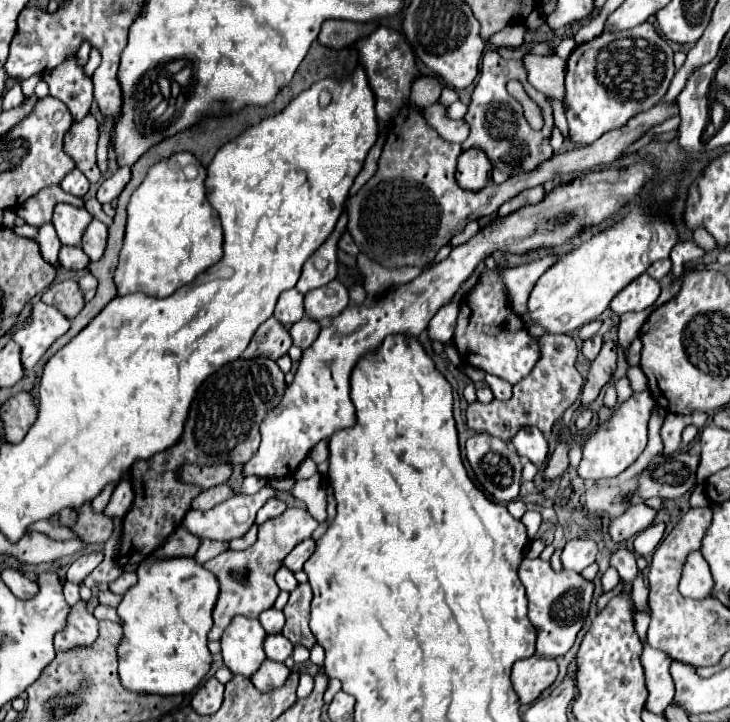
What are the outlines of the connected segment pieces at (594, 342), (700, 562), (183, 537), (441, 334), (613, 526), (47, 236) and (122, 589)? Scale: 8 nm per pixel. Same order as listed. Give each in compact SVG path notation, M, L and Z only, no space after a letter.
M594 335L594 337L586 339L586 341L584 341L584 345L582 345L582 353L586 355L586 359L594 361L594 359L598 357L600 349L602 349L602 343L604 343L604 339L602 339L600 335Z
M700 551L690 553L680 579L680 593L690 599L706 599L712 597L712 591L714 579L706 559L702 557Z
M182 525L172 533L172 537L166 541L166 545L162 545L162 549L158 549L158 557L192 557L200 547L200 537L192 535L188 529L184 529Z
M450 301L448 305L444 305L428 323L430 337L442 343L448 343L454 335L458 315L460 315L460 301Z
M636 503L632 507L628 507L620 517L616 517L612 523L610 523L610 537L616 541L616 543L622 543L634 535L638 535L640 531L648 529L652 523L654 523L654 517L656 517L656 509L648 507L646 503Z
M46 223L40 227L38 235L36 235L36 243L40 245L40 253L42 257L52 263L58 265L58 249L60 249L60 239L56 235L56 229L52 223Z
M124 571L116 581L110 583L110 591L116 593L116 595L124 595L132 585L136 585L138 577L134 571Z

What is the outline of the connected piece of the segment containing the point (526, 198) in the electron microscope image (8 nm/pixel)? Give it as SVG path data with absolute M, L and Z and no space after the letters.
M538 185L538 187L532 187L532 189L524 189L522 193L518 193L516 197L508 199L500 209L498 209L498 215L506 215L522 205L528 205L528 203L538 203L540 199L544 197L544 185Z

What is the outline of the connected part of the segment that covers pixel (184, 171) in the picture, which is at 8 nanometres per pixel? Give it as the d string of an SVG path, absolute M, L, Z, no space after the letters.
M190 153L172 157L150 167L142 185L132 193L128 225L120 263L114 271L118 295L146 293L166 297L190 283L222 257L220 215L206 199L206 169Z

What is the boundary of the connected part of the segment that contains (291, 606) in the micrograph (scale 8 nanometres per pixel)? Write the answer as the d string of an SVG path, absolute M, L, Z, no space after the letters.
M308 583L298 585L292 593L290 599L284 607L284 615L286 615L286 625L282 629L282 633L286 635L286 639L290 639L292 643L302 643L310 649L310 645L316 643L310 627L308 627L308 613L310 613L310 601L312 601L312 589Z

